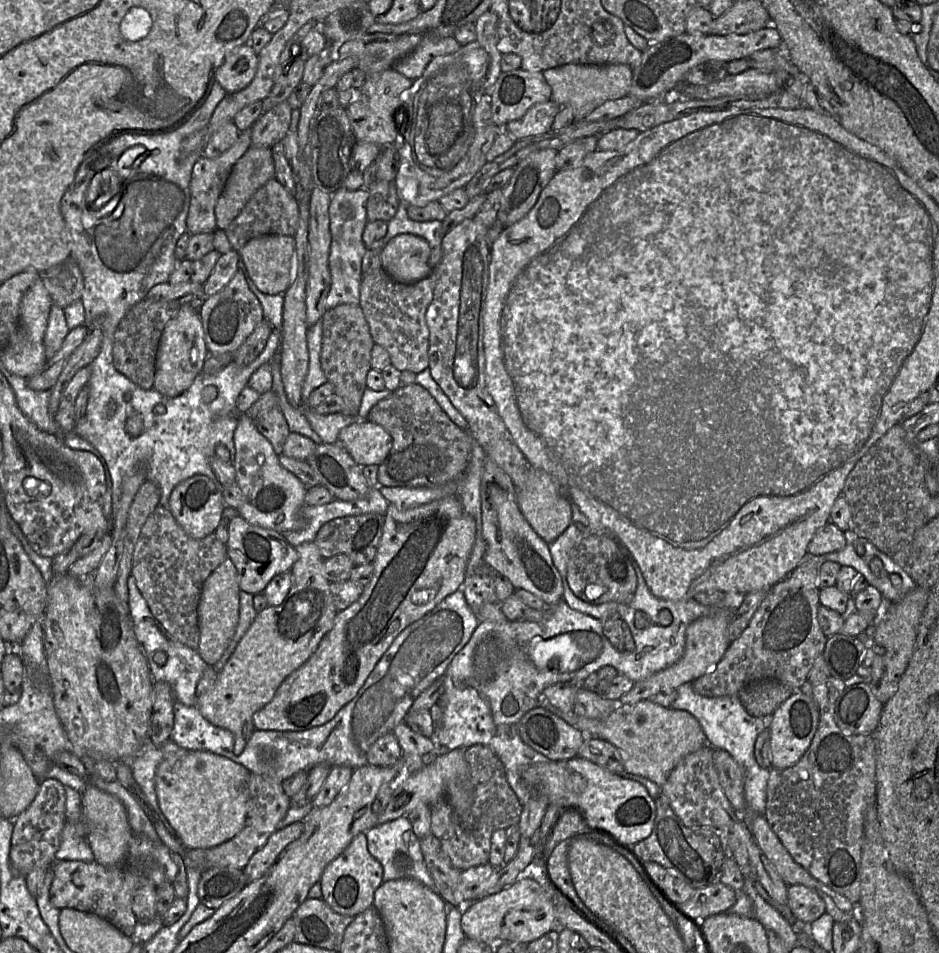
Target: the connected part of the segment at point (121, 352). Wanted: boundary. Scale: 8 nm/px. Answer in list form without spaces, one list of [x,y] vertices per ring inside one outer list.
[[[143,299],[126,313],[117,326],[112,351],[114,367],[142,389],[154,388],[156,354],[161,335],[180,307],[175,302]]]

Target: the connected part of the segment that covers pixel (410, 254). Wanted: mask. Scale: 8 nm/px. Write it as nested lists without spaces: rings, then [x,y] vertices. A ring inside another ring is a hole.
[[[400,234],[382,247],[381,268],[396,282],[415,284],[431,274],[430,254],[429,243],[424,238]]]

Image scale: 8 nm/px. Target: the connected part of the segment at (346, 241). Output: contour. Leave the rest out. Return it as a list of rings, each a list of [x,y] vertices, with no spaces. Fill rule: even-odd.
[[[339,188],[331,194],[329,204],[329,229],[331,244],[329,253],[329,270],[331,275],[331,287],[326,298],[326,310],[340,304],[358,305],[361,284],[361,263],[366,251],[362,240],[362,234],[368,221],[366,203],[369,190],[360,188],[354,191]]]

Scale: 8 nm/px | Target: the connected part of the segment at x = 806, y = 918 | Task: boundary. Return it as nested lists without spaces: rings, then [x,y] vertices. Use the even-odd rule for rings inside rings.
[[[788,886],[787,896],[794,917],[805,925],[810,925],[826,913],[824,901],[815,891],[806,886]]]

